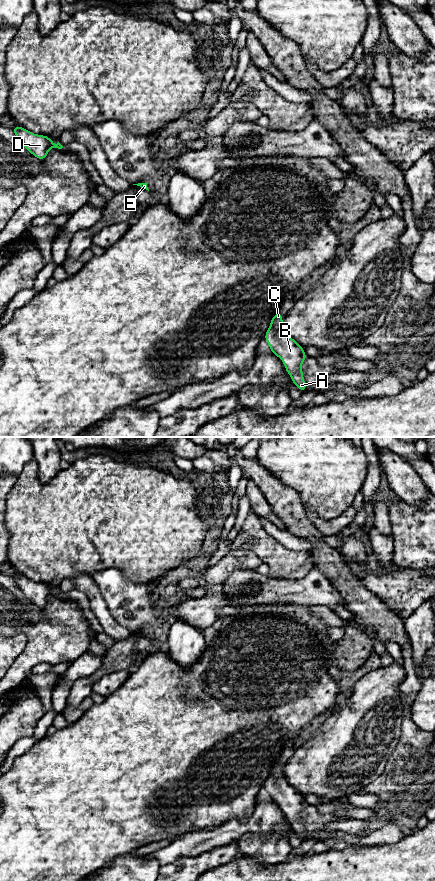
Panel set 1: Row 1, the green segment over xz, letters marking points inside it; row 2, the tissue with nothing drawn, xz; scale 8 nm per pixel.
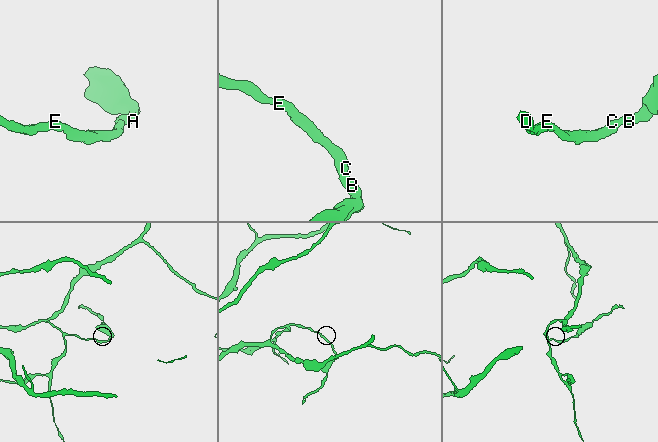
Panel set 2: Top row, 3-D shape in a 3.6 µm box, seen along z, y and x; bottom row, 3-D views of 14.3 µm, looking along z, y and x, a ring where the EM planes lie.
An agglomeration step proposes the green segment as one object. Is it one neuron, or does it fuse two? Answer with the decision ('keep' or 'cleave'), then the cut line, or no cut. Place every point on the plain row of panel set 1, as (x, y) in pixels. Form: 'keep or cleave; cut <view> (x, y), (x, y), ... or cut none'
keep; cut none

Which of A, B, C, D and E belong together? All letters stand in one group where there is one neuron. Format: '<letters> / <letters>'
A B C D E

